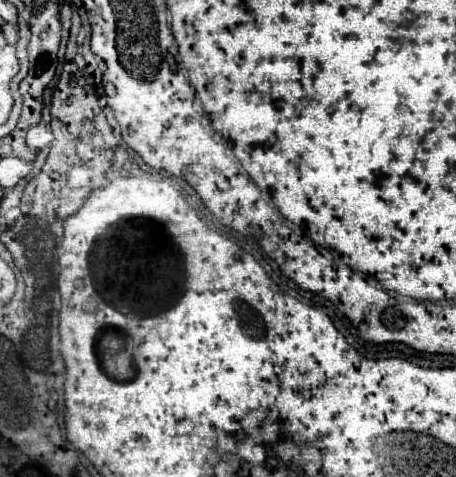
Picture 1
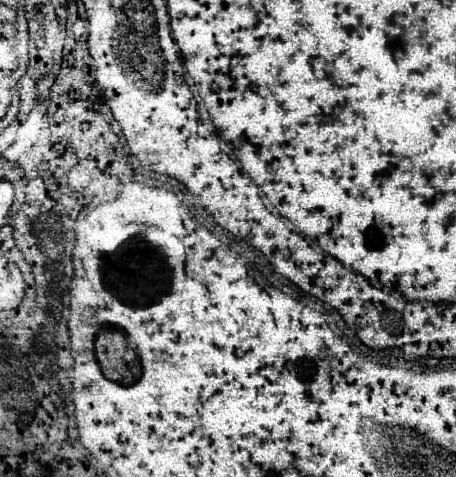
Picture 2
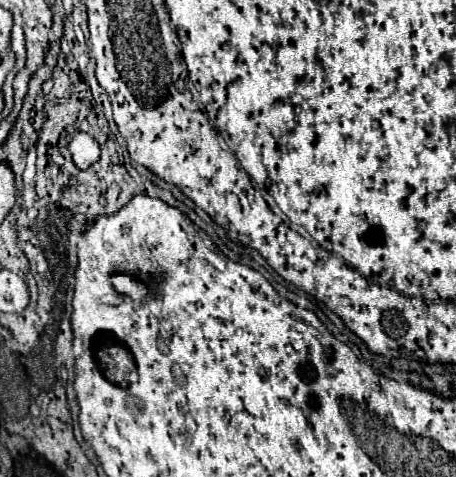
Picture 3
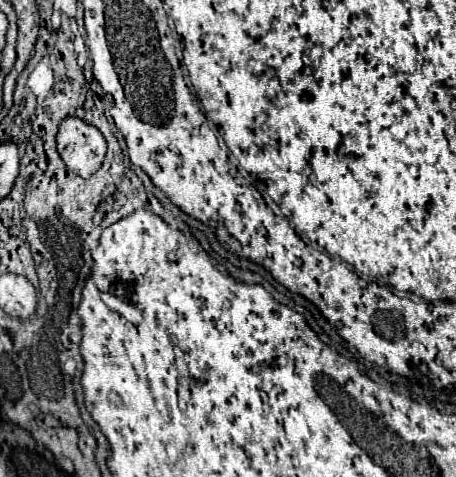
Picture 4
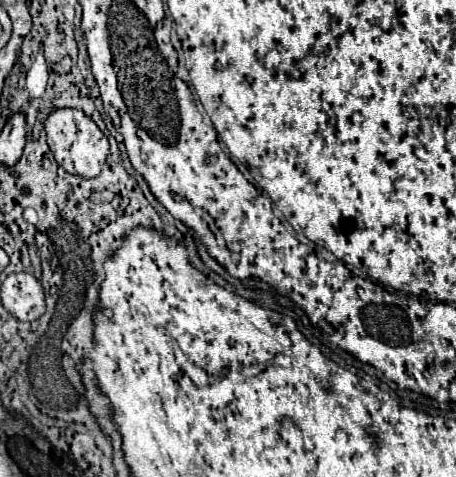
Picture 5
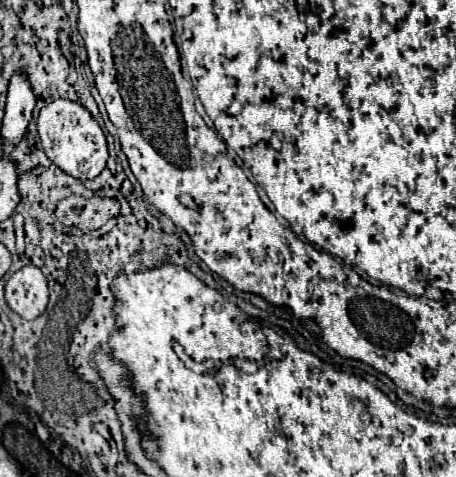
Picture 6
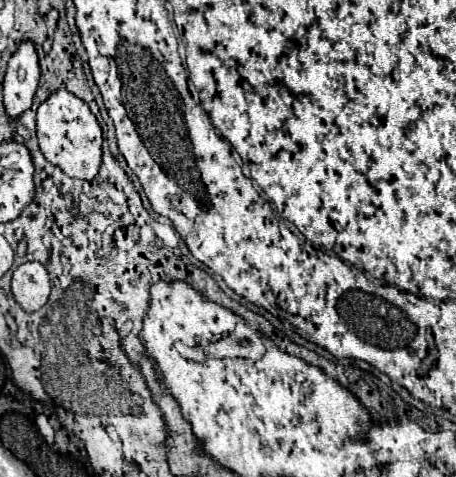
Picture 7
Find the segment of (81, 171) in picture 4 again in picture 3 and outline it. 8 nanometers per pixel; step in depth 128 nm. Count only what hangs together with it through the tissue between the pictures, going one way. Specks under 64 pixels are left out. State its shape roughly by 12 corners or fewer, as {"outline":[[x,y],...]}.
{"outline":[[84,132],[70,142],[74,164],[86,170],[98,160],[96,140]]}

